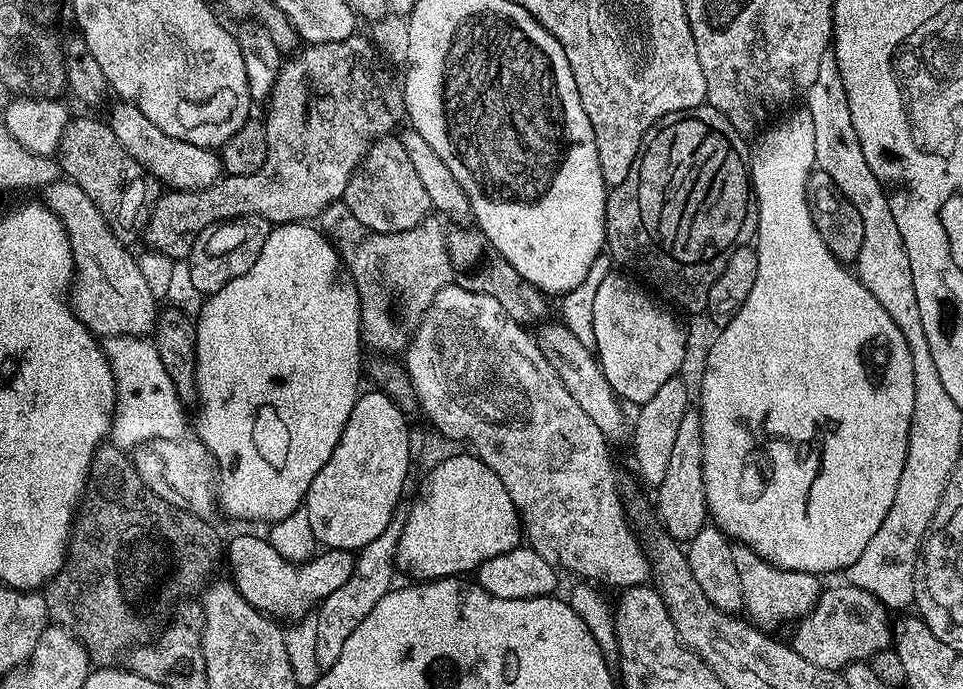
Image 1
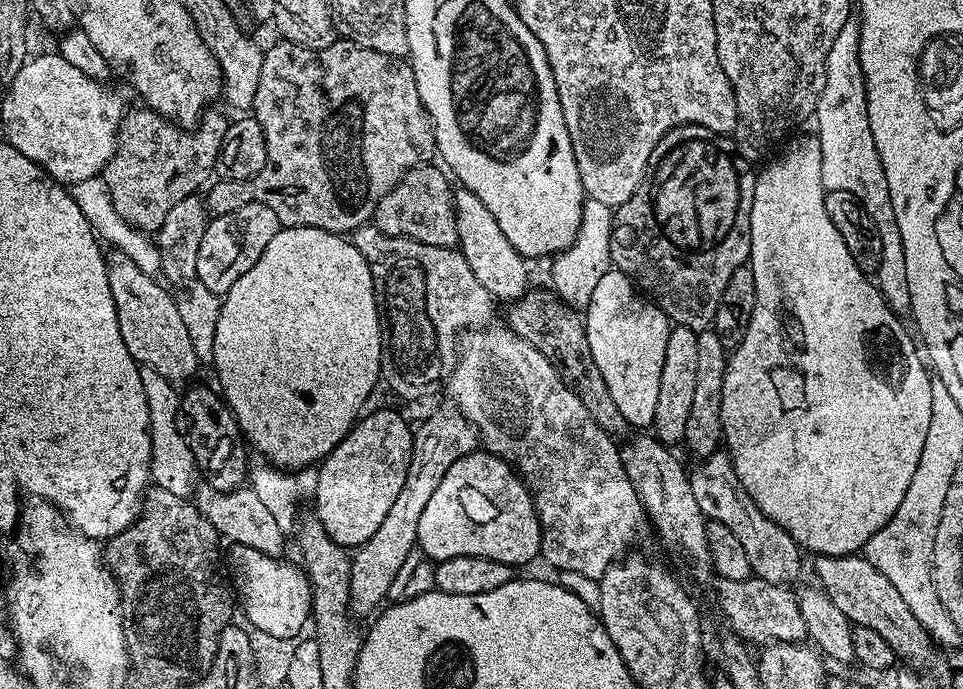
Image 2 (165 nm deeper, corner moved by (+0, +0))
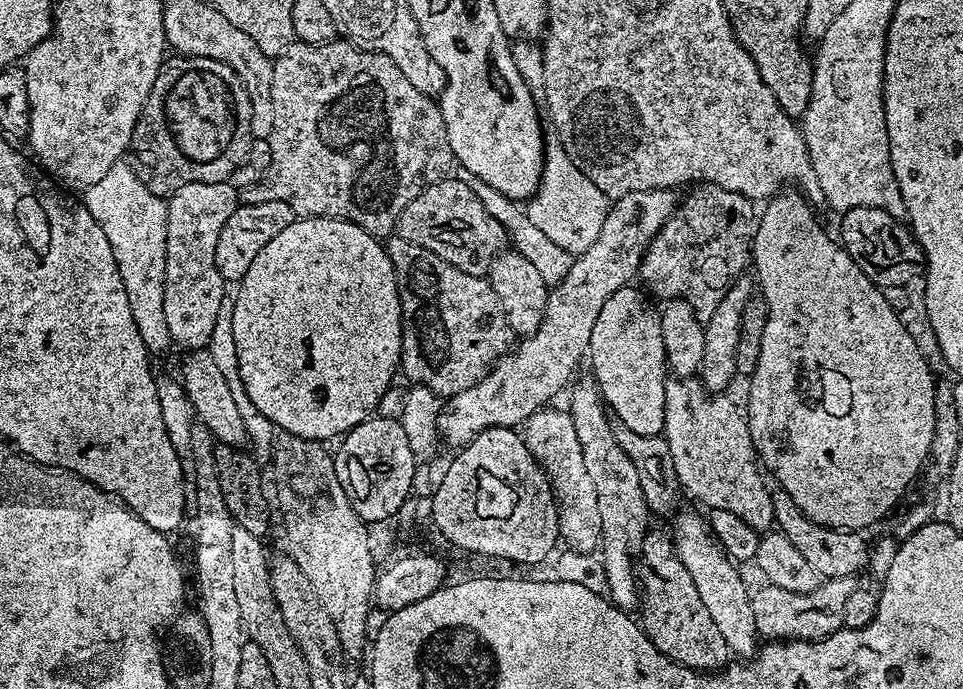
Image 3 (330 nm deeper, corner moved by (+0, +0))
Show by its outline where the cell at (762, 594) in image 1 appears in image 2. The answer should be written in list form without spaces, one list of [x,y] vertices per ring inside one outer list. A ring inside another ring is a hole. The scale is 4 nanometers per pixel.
[[[717,450],[703,457],[696,469],[692,468],[688,473],[690,490],[694,490],[694,499],[698,501],[698,510],[708,520],[722,522],[722,526],[738,537],[738,542],[746,550],[746,559],[752,567],[753,576],[766,582],[791,585],[792,579],[800,572],[800,556],[802,549],[799,544],[774,522],[758,510],[754,498],[746,494],[742,482],[738,482],[738,474],[734,474],[732,459],[727,451]]]

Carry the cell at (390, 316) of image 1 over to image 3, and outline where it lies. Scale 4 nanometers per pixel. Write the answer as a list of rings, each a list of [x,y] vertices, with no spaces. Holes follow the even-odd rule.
[[[399,234],[393,235],[386,247],[394,266],[396,285],[400,288],[402,350],[399,371],[402,376],[404,372],[409,385],[430,390],[438,398],[451,398],[470,390],[484,379],[500,357],[509,355],[514,344],[513,330],[502,314],[502,306],[491,284],[484,276],[471,276],[450,266],[450,262],[442,262],[442,258],[430,254],[430,250],[406,242]]]

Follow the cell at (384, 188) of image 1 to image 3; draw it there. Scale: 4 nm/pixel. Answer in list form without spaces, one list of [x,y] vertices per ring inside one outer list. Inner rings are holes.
[[[445,178],[424,188],[396,219],[396,232],[406,242],[430,250],[442,262],[450,262],[450,266],[471,276],[484,276],[492,261],[506,248],[504,228],[486,214],[482,202],[458,178]]]

